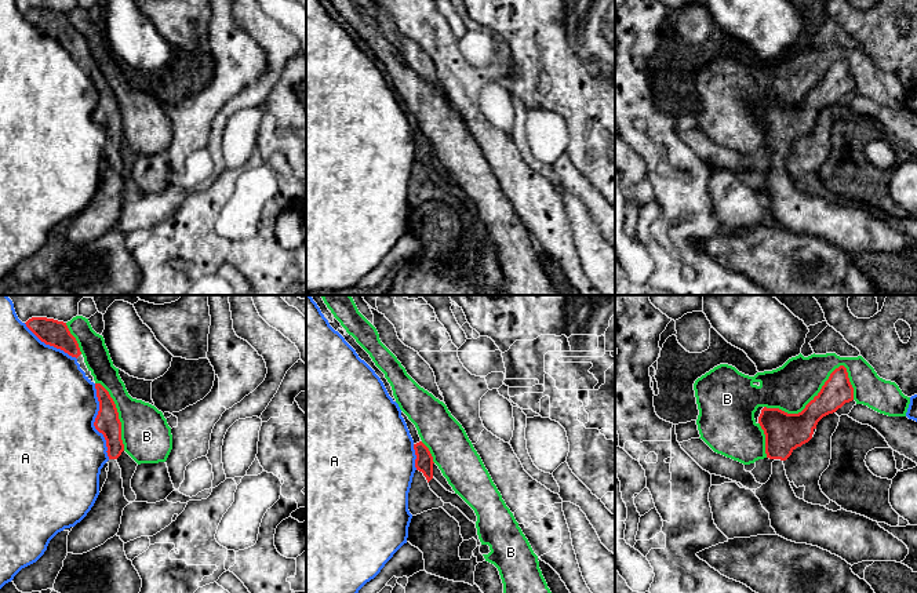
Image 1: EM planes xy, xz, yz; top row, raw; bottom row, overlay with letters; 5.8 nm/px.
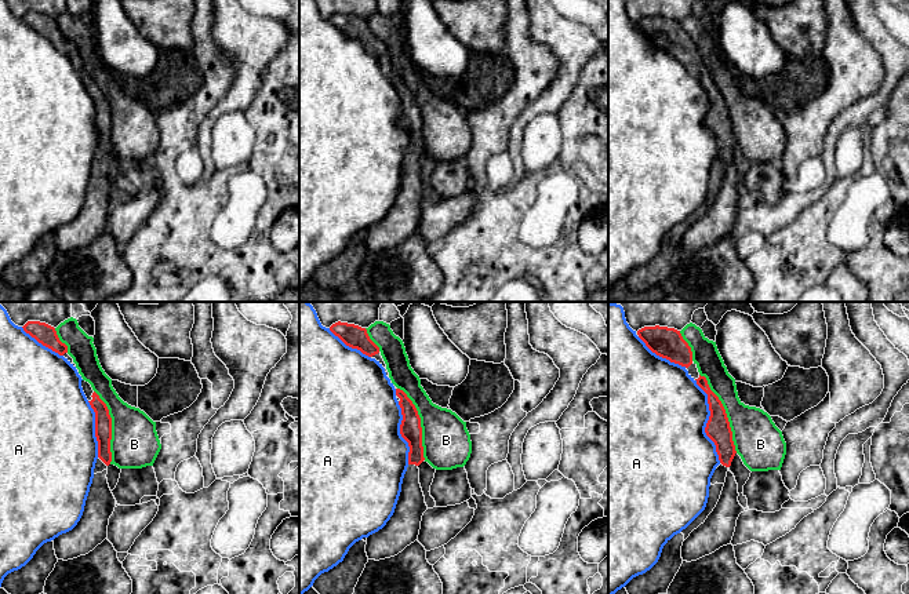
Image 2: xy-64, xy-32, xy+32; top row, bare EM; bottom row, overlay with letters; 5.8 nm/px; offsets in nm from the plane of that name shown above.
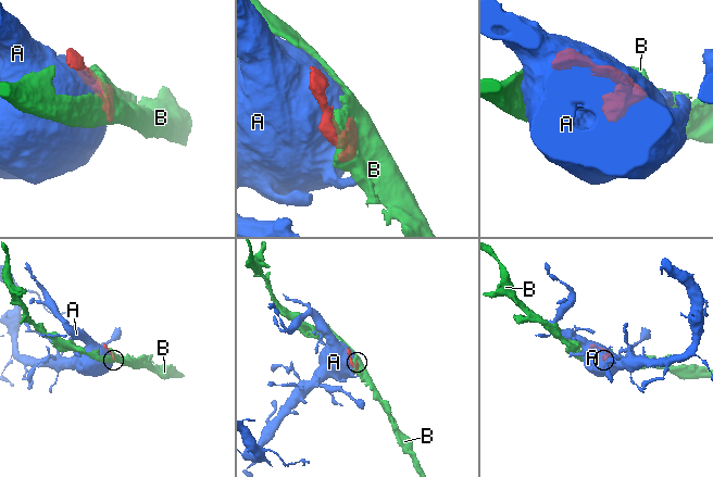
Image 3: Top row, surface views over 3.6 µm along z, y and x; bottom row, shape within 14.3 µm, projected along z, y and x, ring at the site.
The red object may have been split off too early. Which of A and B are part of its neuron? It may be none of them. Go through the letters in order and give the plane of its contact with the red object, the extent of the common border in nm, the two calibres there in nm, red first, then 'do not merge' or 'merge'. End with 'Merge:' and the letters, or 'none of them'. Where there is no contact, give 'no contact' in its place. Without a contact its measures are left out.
A: xy | 440 nm | 140/480 nm | do not merge
B: yz | 550 nm | 190/280 nm | do not merge
Merge: none of them

